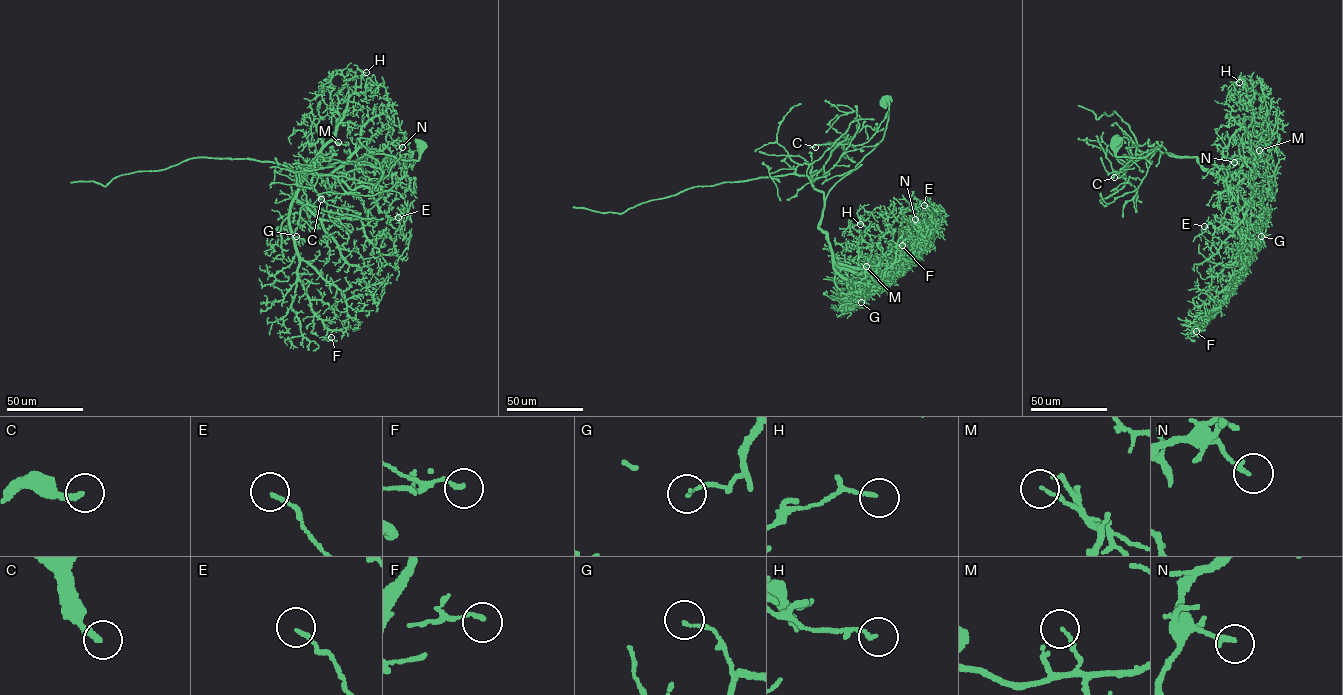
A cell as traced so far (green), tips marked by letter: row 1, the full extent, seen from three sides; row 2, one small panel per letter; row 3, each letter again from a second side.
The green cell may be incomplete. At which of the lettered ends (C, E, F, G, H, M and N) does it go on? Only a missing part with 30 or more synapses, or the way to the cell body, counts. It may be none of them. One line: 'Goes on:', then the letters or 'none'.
Goes on: none

